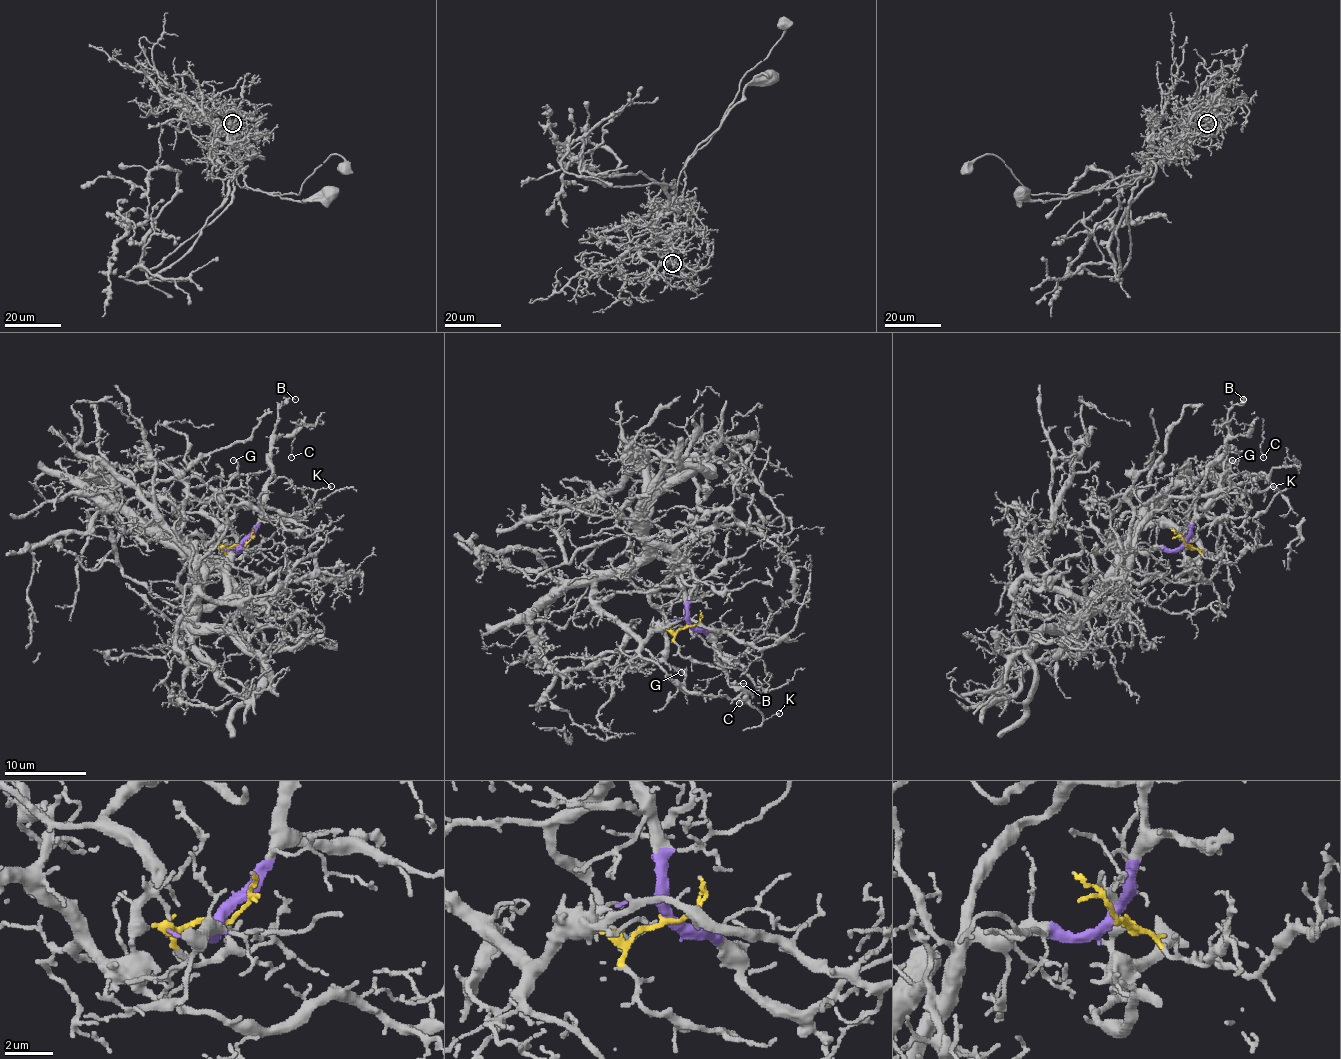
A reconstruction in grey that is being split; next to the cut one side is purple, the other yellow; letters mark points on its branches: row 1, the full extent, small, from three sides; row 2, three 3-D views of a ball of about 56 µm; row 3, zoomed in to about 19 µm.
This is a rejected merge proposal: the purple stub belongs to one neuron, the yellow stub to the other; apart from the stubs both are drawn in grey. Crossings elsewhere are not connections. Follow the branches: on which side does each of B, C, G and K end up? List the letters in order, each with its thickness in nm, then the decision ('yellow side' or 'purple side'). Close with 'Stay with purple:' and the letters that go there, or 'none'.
B: 150 nm thick; purple side
C: 90 nm thick; purple side
G: 130 nm thick; purple side
K: 140 nm thick; yellow side
Stay with purple: B, C, G

